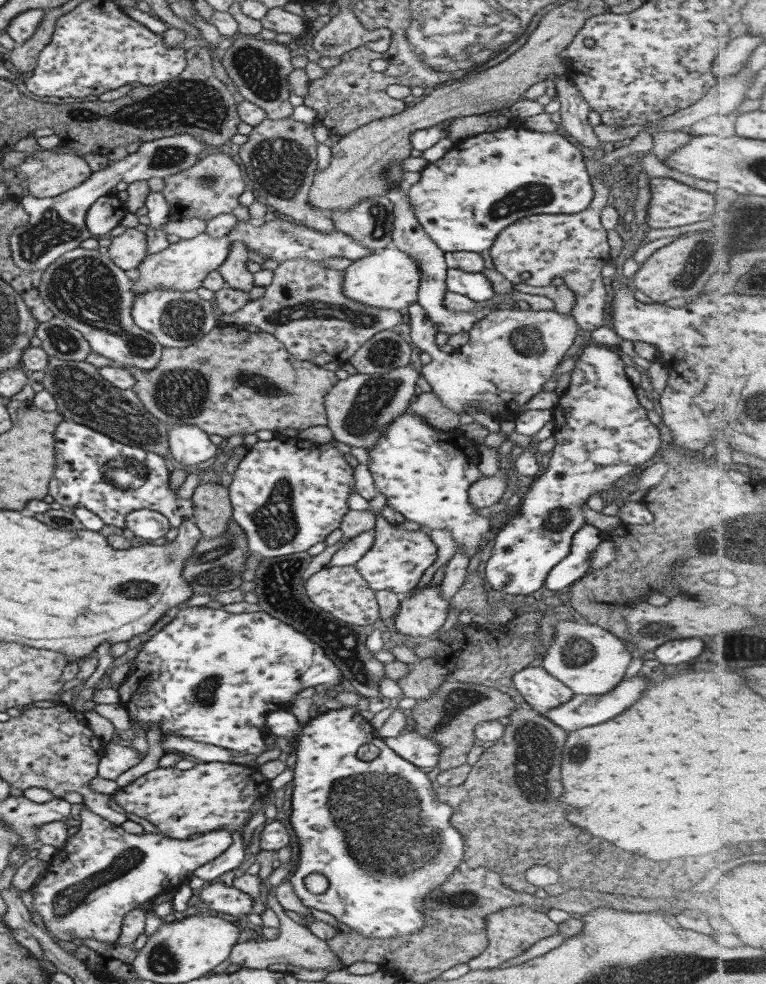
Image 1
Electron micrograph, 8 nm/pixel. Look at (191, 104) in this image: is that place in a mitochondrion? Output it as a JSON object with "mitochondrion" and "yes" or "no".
{"mitochondrion":"yes"}

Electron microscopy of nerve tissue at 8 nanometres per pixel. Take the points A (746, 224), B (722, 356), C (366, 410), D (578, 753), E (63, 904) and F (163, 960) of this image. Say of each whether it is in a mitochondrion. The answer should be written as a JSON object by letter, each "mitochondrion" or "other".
{"A":"mitochondrion","B":"other","C":"mitochondrion","D":"mitochondrion","E":"mitochondrion","F":"mitochondrion"}

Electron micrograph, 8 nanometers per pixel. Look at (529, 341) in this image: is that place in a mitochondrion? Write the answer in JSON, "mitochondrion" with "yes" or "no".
{"mitochondrion":"yes"}

